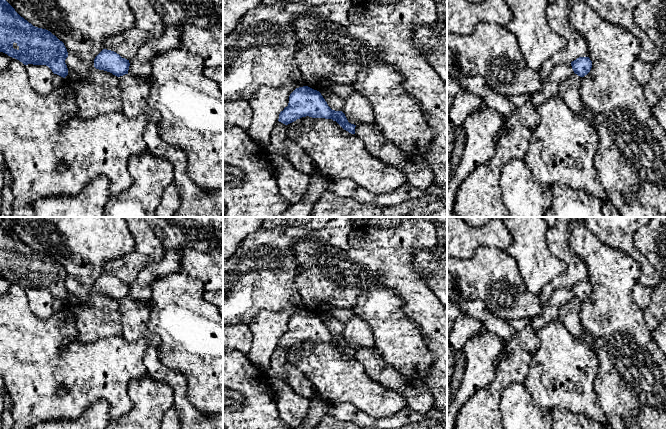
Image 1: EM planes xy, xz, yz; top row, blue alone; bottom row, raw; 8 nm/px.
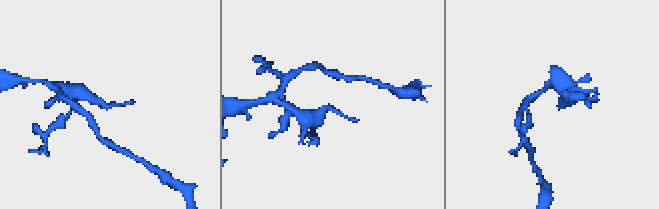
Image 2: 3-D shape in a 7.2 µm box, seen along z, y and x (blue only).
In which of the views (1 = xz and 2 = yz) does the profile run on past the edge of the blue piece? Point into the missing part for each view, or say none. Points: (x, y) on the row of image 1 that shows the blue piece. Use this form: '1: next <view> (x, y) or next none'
1: next none
2: next none

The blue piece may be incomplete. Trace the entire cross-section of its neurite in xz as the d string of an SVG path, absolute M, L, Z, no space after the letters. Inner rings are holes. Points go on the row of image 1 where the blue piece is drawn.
M303 86L290 94L288 106L280 112L278 121L288 125L306 116L332 119L344 130L355 134L356 125L349 123L342 111L332 110L319 91Z

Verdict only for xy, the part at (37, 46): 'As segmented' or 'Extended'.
As segmented

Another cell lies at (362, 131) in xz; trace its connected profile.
M375 123L357 125L355 134L364 142L372 156L401 171L407 184L426 190L434 182L434 174L422 156L413 156L399 149L392 141L383 137Z

